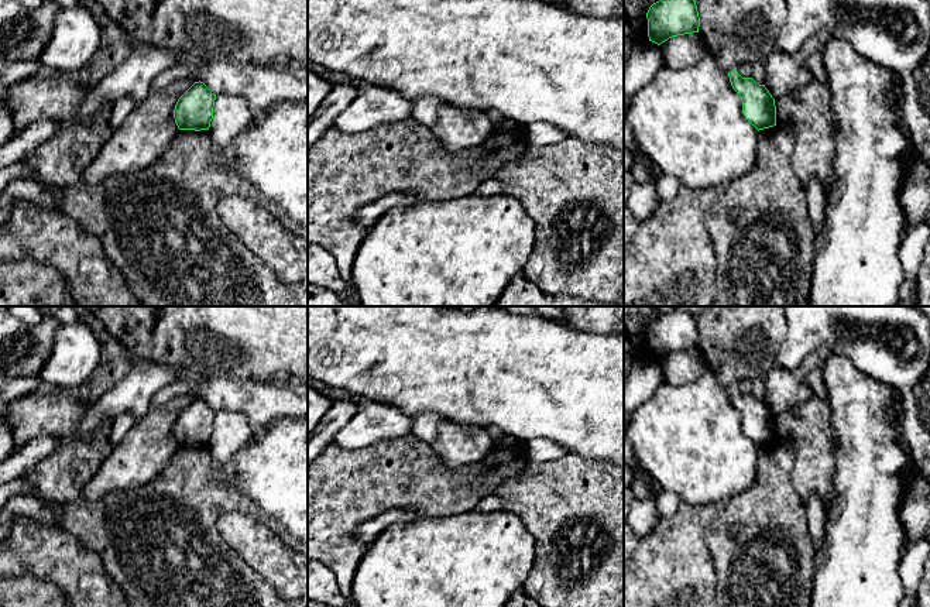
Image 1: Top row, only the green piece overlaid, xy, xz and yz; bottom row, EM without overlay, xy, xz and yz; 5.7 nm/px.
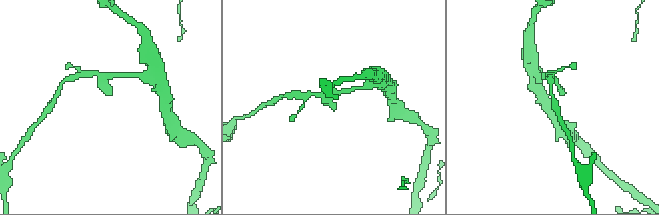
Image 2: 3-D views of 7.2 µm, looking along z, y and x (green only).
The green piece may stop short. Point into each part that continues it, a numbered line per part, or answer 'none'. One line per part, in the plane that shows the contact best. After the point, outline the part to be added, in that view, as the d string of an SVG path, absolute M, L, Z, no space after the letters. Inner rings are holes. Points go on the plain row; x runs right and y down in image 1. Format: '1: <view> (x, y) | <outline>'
none

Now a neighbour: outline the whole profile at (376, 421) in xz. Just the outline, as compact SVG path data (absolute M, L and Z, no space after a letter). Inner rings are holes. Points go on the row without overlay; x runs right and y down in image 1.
M370 401L333 438L336 446L353 450L380 440L399 439L412 433L412 416L394 405Z

